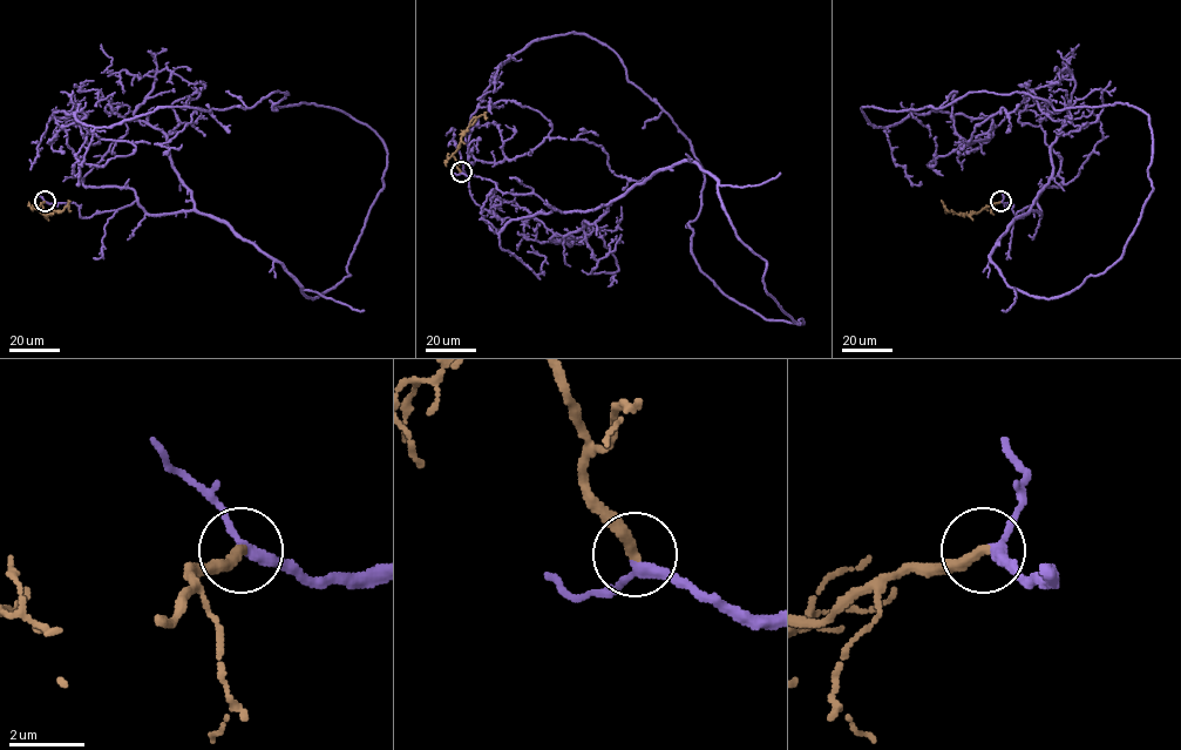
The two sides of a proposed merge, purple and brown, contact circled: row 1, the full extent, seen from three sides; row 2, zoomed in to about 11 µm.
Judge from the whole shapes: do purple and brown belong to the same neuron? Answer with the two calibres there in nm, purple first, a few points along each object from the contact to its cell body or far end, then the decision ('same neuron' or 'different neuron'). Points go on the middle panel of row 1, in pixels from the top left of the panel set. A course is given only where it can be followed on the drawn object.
260 nm thick on the purple side, 320 nm on the other; purple runs (460, 171), (586, 211), (694, 161), (803, 323), (700, 270), (704, 169), (606, 46), (472, 115), (646, 180); brown runs (460, 171), (452, 154), (476, 117), (483, 114), (486, 120); same neuron

